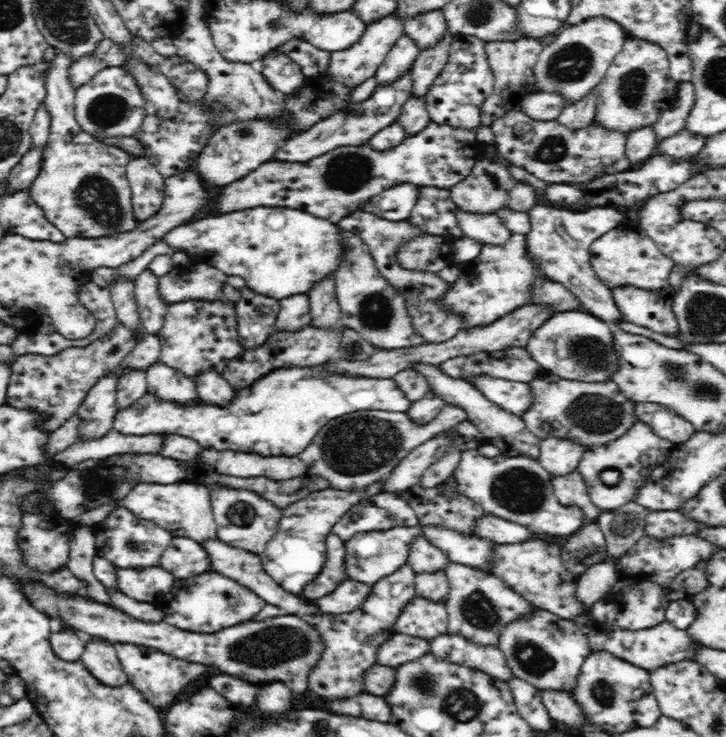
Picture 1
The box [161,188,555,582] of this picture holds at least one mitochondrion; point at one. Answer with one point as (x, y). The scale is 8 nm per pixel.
(360, 445)

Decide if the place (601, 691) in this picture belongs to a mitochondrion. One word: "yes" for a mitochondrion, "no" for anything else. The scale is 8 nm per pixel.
yes

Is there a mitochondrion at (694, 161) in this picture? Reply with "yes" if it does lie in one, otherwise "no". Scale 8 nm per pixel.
no

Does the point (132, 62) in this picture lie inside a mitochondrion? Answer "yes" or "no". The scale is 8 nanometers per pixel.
no

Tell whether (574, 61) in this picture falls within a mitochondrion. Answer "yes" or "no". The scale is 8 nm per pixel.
yes

